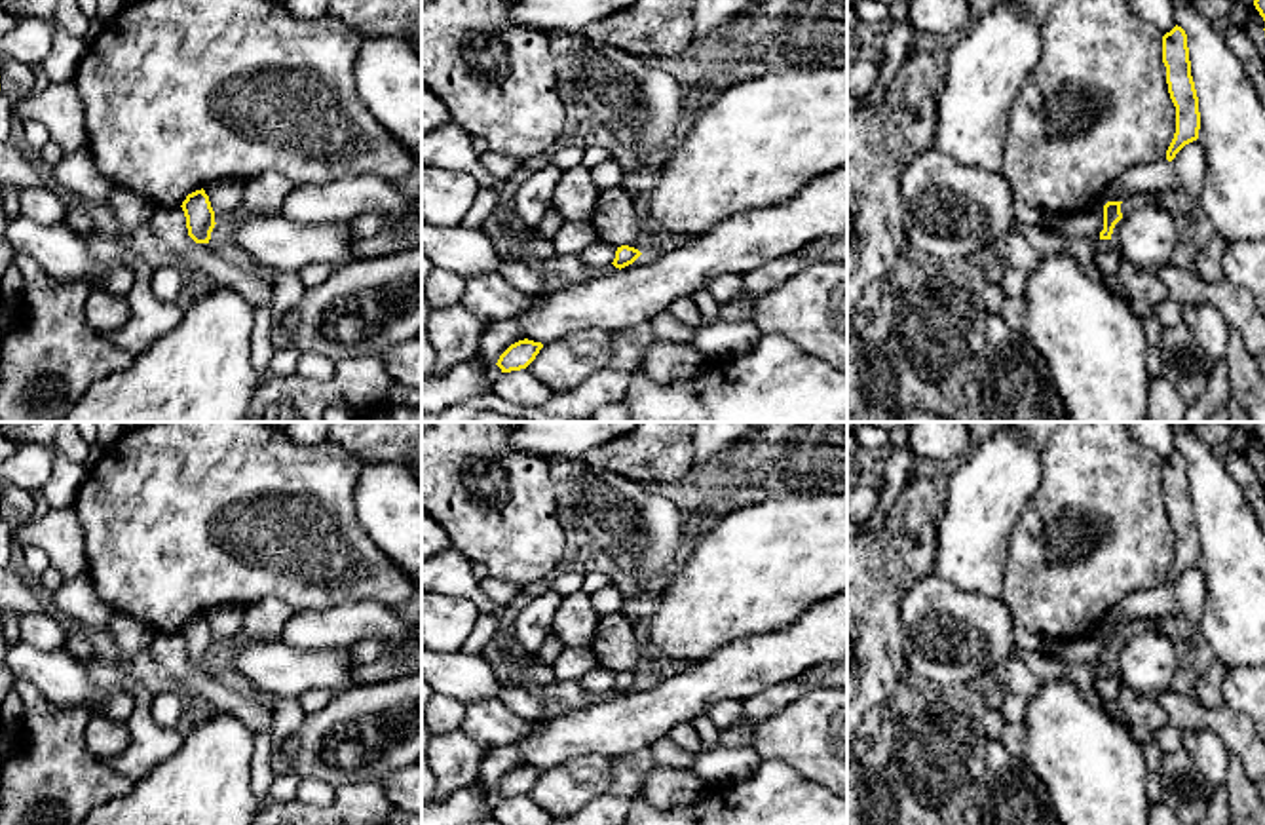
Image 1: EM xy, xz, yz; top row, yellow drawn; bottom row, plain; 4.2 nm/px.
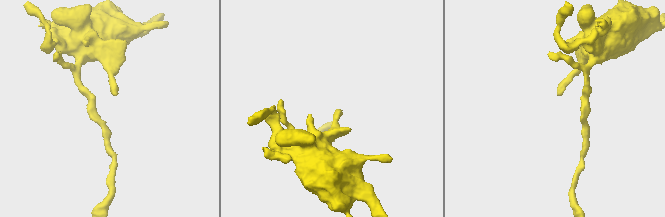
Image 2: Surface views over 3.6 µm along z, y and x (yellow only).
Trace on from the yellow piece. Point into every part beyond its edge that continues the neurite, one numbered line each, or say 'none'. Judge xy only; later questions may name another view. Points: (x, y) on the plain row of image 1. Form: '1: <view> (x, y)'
1: xy (228, 677)

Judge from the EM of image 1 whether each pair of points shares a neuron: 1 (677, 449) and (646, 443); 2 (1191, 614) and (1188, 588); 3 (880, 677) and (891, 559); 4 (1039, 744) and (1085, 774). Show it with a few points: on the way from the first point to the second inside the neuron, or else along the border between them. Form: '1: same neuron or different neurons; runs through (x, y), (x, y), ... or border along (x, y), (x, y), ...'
1: same neuron; runs through (669, 449), (654, 449)
2: same neuron; runs through (1191, 609), (1191, 594)
3: same neuron; runs through (880, 649), (880, 588)
4: same neuron; runs through (1051, 744), (1074, 763)

